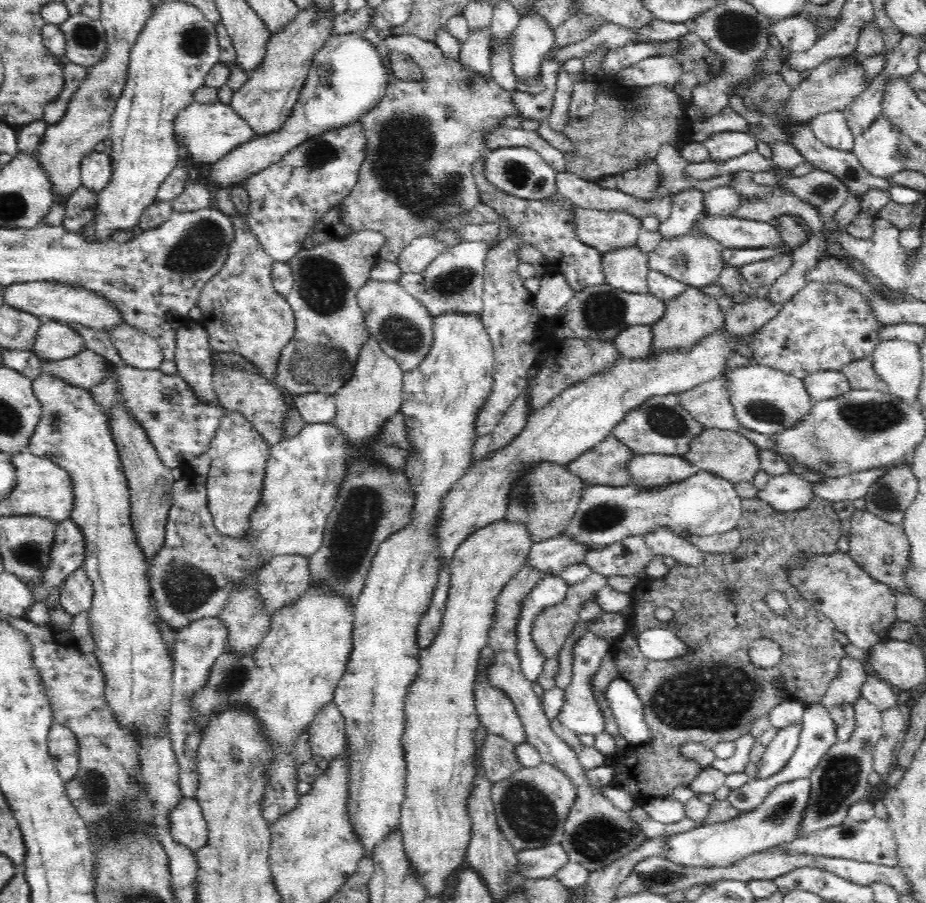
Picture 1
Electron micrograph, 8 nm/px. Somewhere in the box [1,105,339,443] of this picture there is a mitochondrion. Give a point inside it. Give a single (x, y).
(196, 252)

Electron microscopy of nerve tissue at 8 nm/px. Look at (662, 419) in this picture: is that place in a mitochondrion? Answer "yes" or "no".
yes

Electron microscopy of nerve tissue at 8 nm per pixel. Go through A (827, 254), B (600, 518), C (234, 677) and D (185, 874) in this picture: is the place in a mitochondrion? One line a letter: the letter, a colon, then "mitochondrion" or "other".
A: other
B: mitochondrion
C: mitochondrion
D: other

